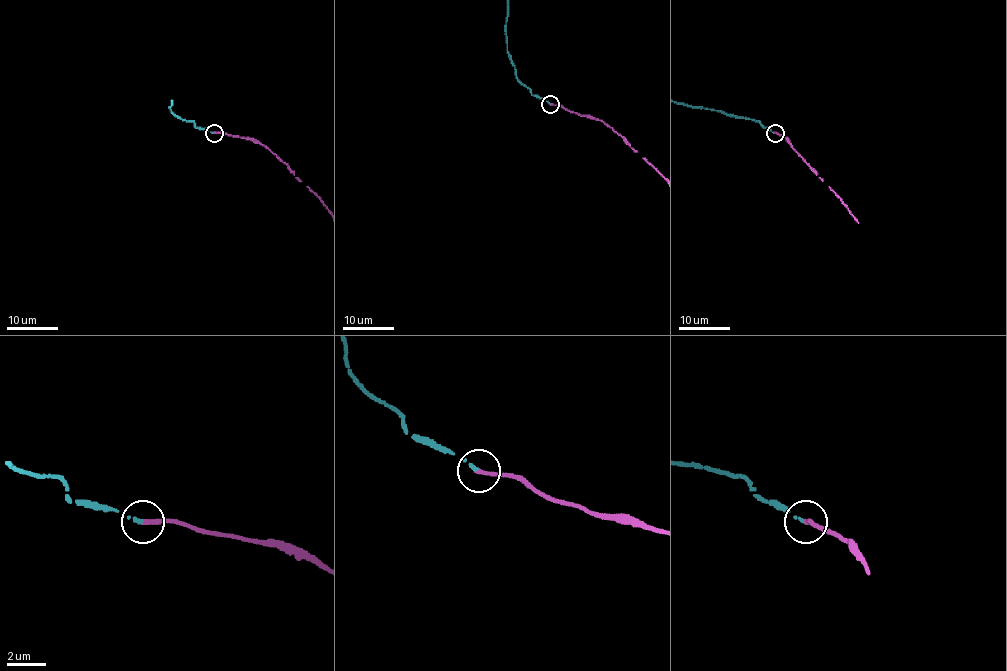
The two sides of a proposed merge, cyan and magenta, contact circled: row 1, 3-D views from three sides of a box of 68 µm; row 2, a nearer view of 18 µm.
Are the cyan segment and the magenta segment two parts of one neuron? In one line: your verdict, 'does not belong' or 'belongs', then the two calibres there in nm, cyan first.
belongs | 150/220 nm

